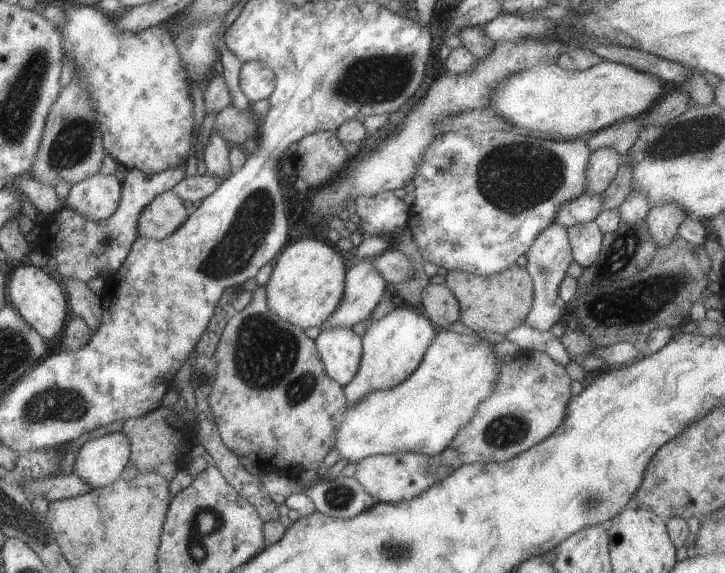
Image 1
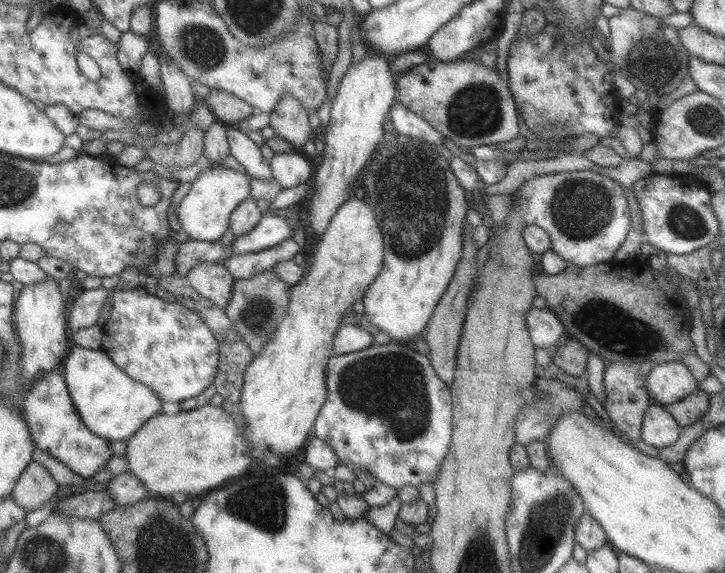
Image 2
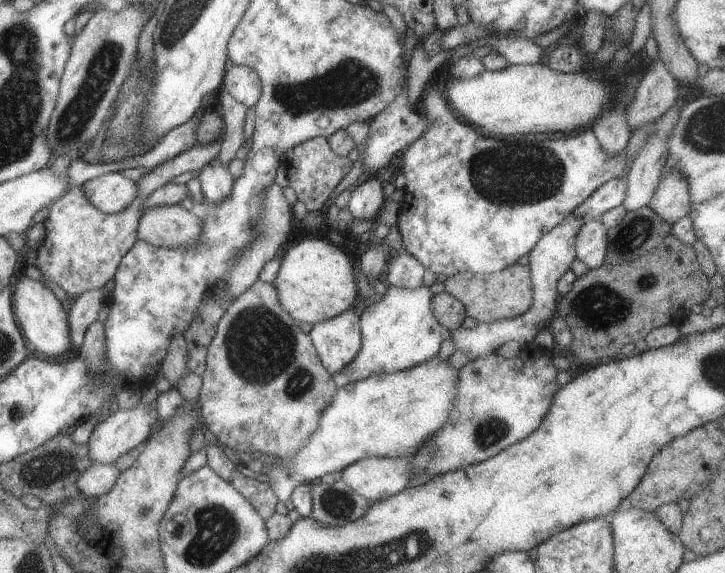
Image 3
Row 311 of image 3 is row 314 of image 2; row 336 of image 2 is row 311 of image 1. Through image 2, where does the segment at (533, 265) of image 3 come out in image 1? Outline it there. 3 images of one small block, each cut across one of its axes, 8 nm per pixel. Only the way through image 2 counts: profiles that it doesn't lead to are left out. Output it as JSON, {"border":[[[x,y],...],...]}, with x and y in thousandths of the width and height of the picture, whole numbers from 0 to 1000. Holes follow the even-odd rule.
{"border":[[[770,391],[754,393],[735,419],[735,426],[726,440],[726,462],[723,464],[732,483],[735,497],[735,527],[732,541],[723,555],[726,567],[745,578],[757,578],[767,562],[777,560],[771,545],[770,503],[779,482],[779,473],[789,454],[788,431],[783,421],[781,398]]]}

